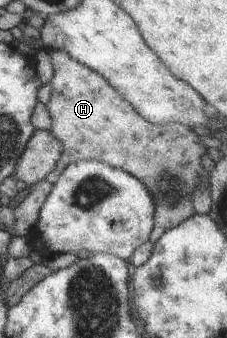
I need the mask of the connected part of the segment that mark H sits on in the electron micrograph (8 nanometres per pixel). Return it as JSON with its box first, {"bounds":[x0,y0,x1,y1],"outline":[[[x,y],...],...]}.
{"bounds":[45,53,208,244],"outline":[[[48,53],[55,73],[50,101],[45,106],[52,118],[52,135],[60,141],[62,153],[47,180],[56,184],[62,170],[78,160],[106,161],[113,168],[131,173],[151,193],[155,224],[149,241],[155,244],[164,232],[195,214],[192,194],[207,185],[202,178],[201,161],[202,156],[208,155],[208,148],[201,144],[195,131],[180,123],[152,125],[142,119],[99,73],[67,53]]]}

